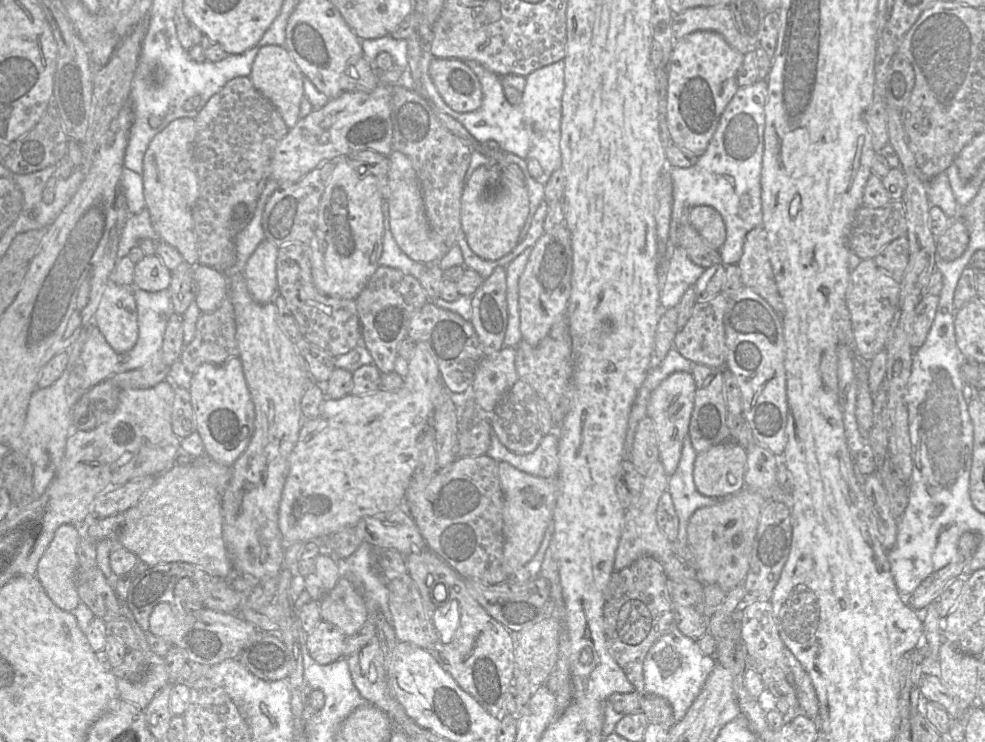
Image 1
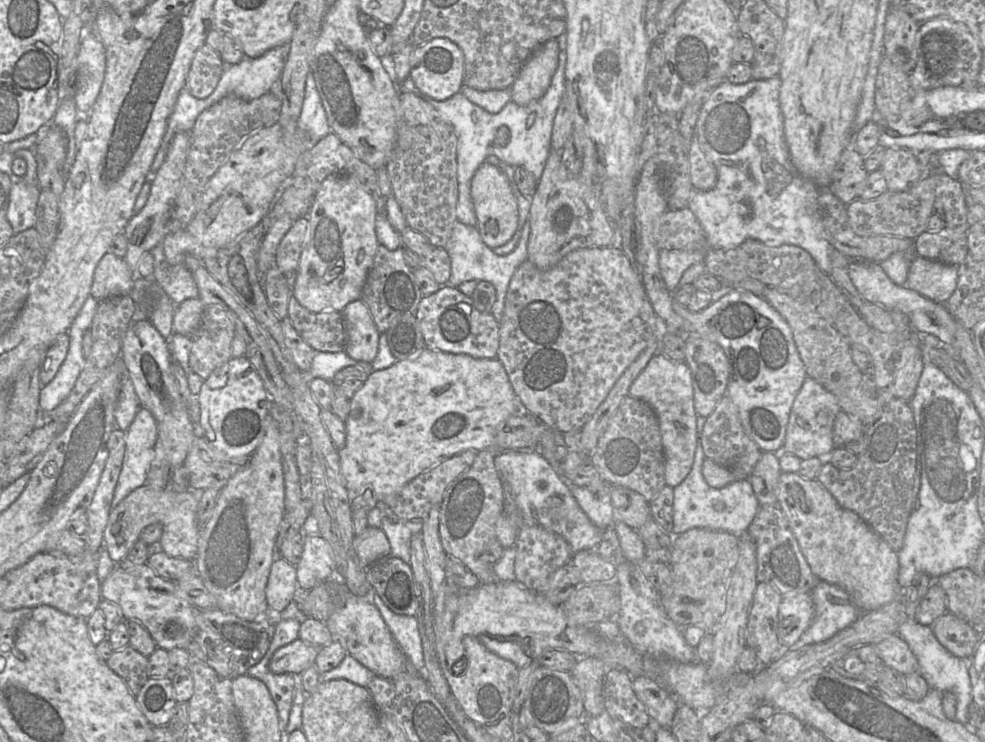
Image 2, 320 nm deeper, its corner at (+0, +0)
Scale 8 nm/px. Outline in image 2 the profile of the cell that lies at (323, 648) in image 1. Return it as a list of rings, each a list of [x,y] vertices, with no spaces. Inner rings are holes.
[[[300,638],[281,647],[272,656],[269,669],[275,674],[300,675],[304,670],[315,665],[320,647],[305,643]]]

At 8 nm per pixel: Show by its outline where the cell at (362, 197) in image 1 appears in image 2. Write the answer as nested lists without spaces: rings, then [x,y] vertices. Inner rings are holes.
[[[332,174],[320,185],[307,214],[309,227],[304,244],[295,283],[295,297],[307,310],[319,313],[325,310],[343,312],[344,308],[355,300],[360,300],[369,270],[379,246],[375,221],[378,214],[377,197],[355,177],[344,174]]]

